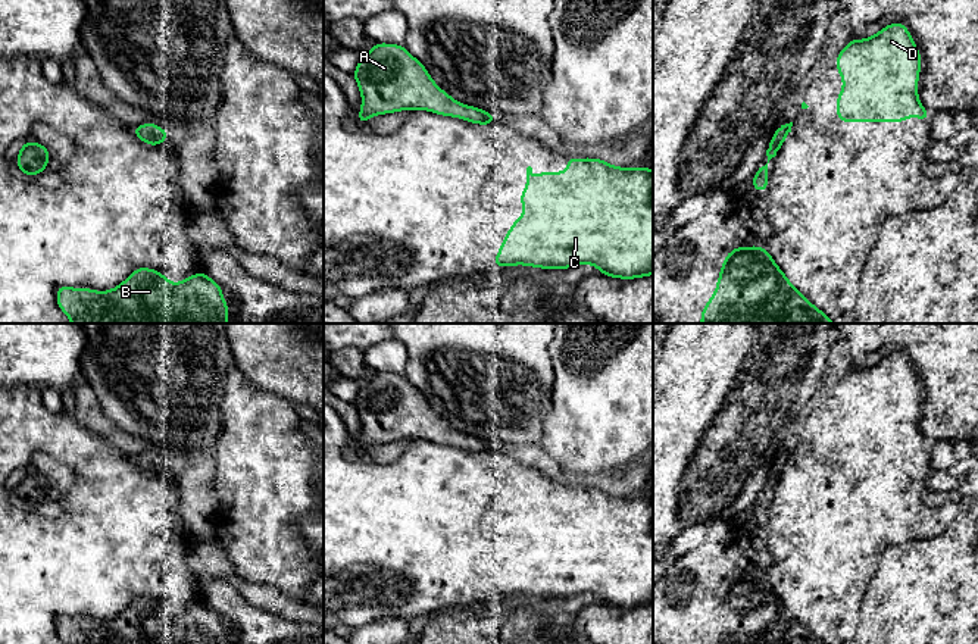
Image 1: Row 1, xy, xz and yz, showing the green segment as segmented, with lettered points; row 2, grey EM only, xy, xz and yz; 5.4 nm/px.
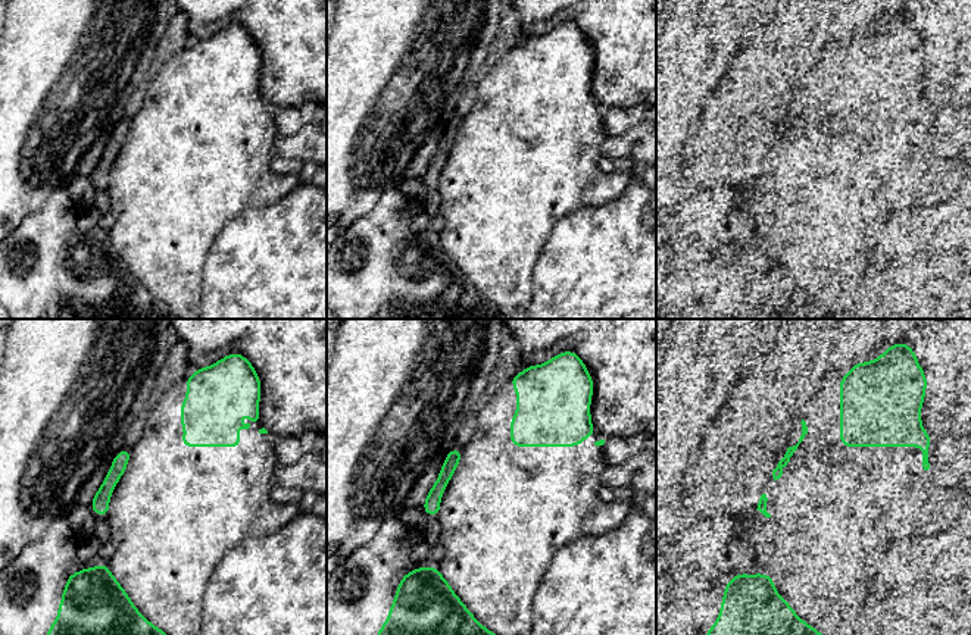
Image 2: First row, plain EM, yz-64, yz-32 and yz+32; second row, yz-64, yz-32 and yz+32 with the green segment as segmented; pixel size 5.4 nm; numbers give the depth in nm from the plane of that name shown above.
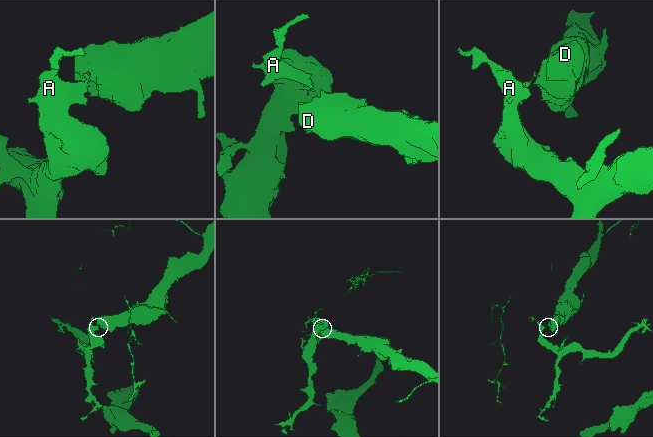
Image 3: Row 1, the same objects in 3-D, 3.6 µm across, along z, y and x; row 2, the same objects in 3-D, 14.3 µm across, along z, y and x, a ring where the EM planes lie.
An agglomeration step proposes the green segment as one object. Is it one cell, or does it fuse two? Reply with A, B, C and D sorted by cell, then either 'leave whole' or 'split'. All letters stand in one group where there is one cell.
groups A B / C D; split

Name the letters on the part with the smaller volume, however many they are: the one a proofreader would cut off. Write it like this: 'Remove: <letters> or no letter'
Remove: A, B

